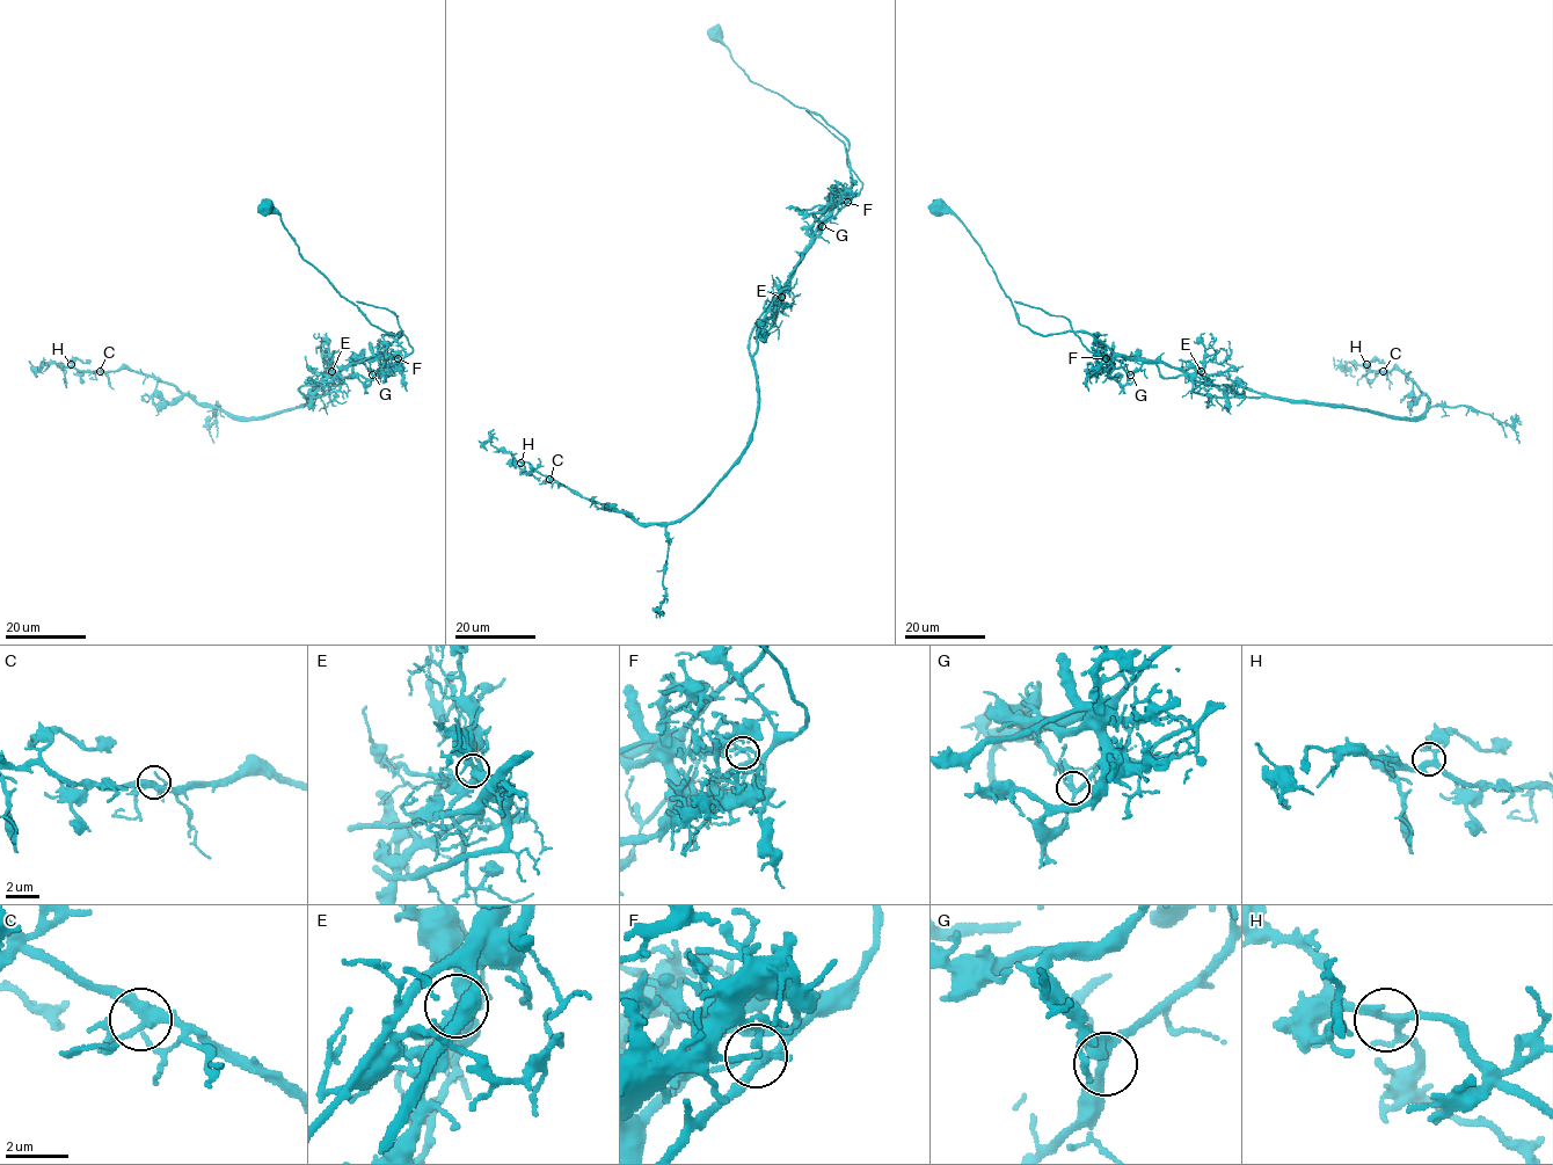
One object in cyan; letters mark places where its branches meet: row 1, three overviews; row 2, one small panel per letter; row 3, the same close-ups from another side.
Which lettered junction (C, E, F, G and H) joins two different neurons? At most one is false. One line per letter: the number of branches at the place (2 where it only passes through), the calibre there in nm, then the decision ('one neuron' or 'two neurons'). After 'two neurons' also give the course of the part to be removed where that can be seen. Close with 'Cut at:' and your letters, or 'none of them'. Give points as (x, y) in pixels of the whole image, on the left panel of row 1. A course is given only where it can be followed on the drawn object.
C: branches 3; calibre 320 nm; one neuron
E: branches 4; calibre 440 nm; one neuron
F: branches 4; calibre 180 nm; two neurons; course (398, 358), (373, 375), (356, 363), (337, 390), (259, 419), (237, 420), (136, 371), (43, 362), (37, 376)
G: branches 4; calibre 260 nm; one neuron
H: branches 4; calibre 240 nm; one neuron
Cut at: F

